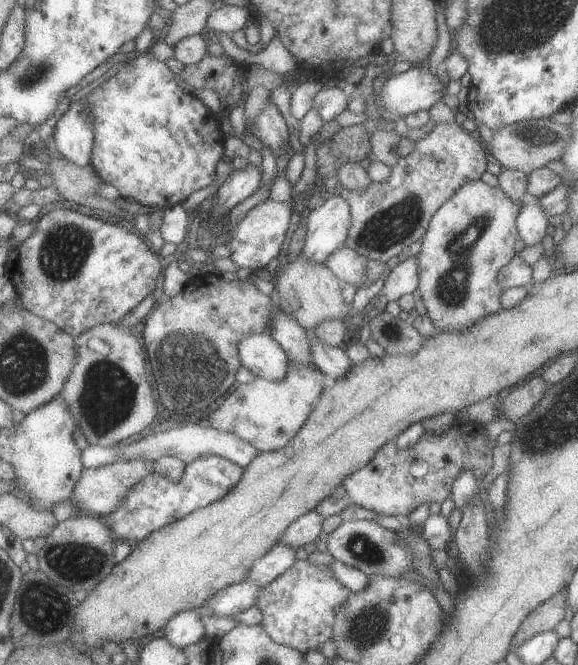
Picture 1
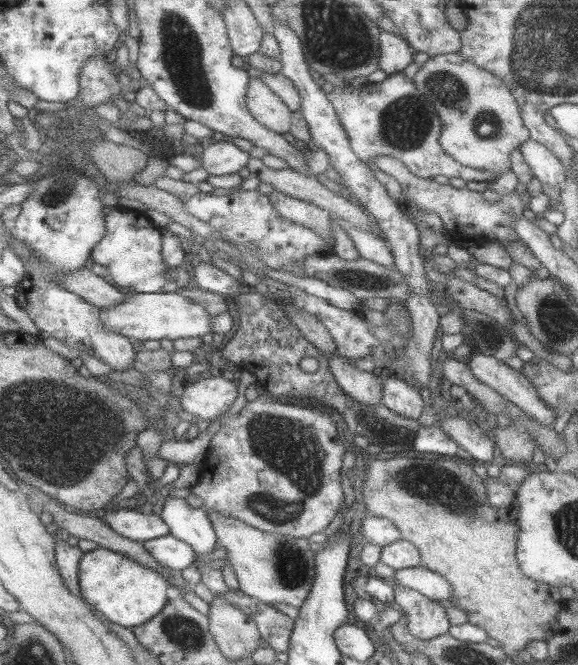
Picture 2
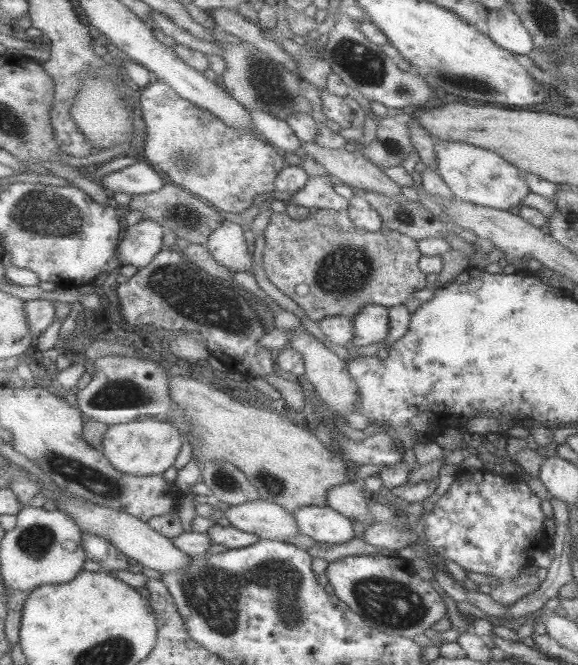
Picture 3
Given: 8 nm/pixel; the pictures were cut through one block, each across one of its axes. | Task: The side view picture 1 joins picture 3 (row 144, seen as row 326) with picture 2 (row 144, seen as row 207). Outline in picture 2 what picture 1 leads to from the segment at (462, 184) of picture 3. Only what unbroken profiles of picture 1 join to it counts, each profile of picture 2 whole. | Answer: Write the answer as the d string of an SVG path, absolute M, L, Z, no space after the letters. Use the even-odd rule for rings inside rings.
M460 53L433 56L414 76L419 90L435 105L439 117L443 121L441 145L455 160L471 168L485 169L497 175L507 174L512 170L511 155L517 147L530 139L530 130L522 117L522 108L511 87L489 70L481 68L471 60L466 60Z

